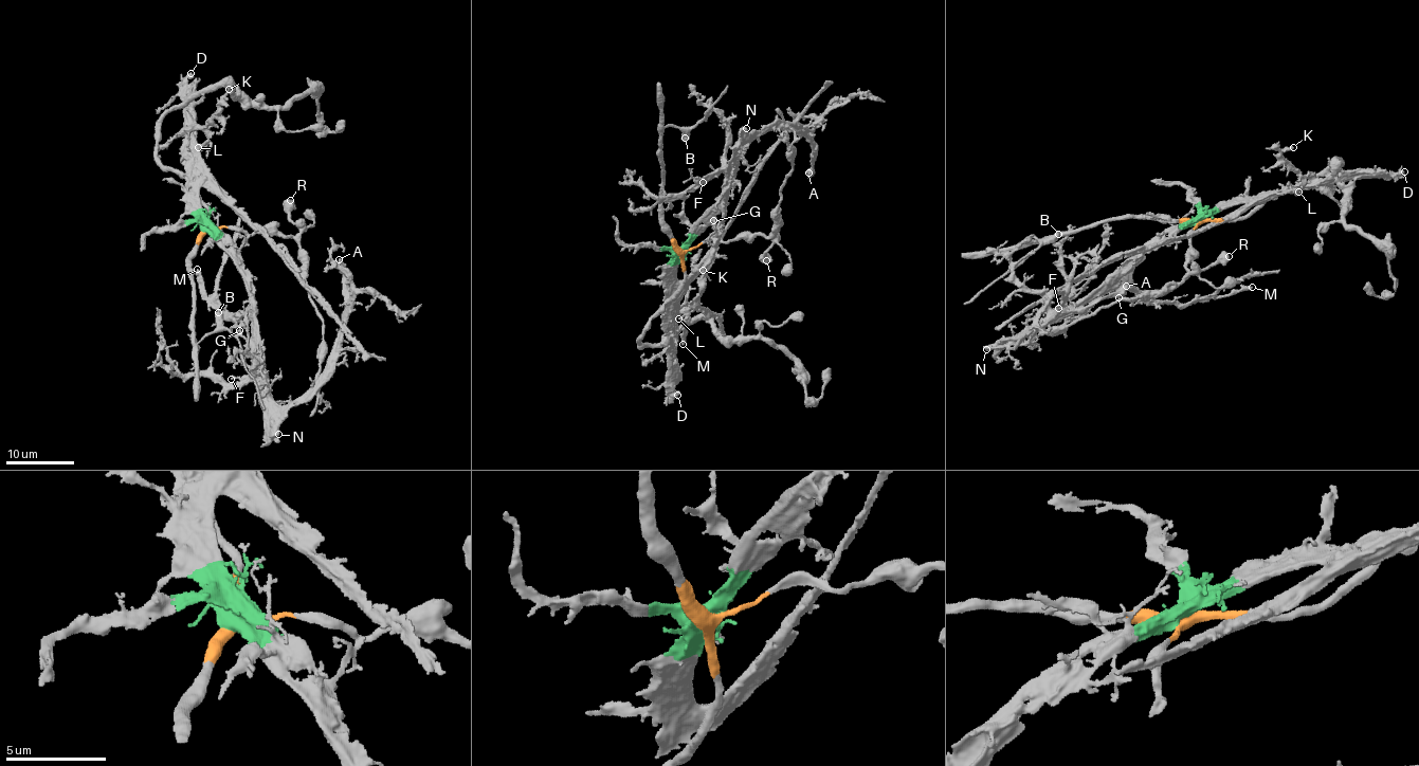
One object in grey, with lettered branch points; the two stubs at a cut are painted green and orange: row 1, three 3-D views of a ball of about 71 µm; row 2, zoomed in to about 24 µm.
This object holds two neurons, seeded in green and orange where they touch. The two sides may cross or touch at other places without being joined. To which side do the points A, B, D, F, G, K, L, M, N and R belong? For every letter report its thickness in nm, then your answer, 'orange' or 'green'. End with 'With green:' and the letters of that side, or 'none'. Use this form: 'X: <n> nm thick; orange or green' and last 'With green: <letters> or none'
A: 500 nm thick; green
B: 600 nm thick; orange
D: 500 nm thick; green
F: 160 nm thick; green
G: 240 nm thick; green
K: 200 nm thick; green
L: 200 nm thick; green
M: 420 nm thick; green
N: 600 nm thick; green
R: 700 nm thick; orange
With green: A, D, F, G, K, L, M, N

